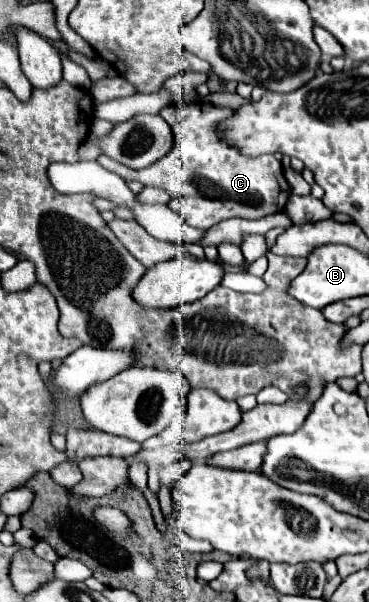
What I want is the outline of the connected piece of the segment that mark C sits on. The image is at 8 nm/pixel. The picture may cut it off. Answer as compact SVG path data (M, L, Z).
M173 102L159 114L173 130L173 148L163 158L141 170L127 168L103 154L97 158L97 162L103 168L119 174L125 182L137 180L143 186L163 188L169 192L171 198L179 198L183 202L185 222L195 228L209 230L213 224L227 218L257 220L267 214L277 214L285 208L291 186L285 180L281 160L277 160L275 156L245 158L225 142L217 140L215 124L231 116L233 109L203 102Z

